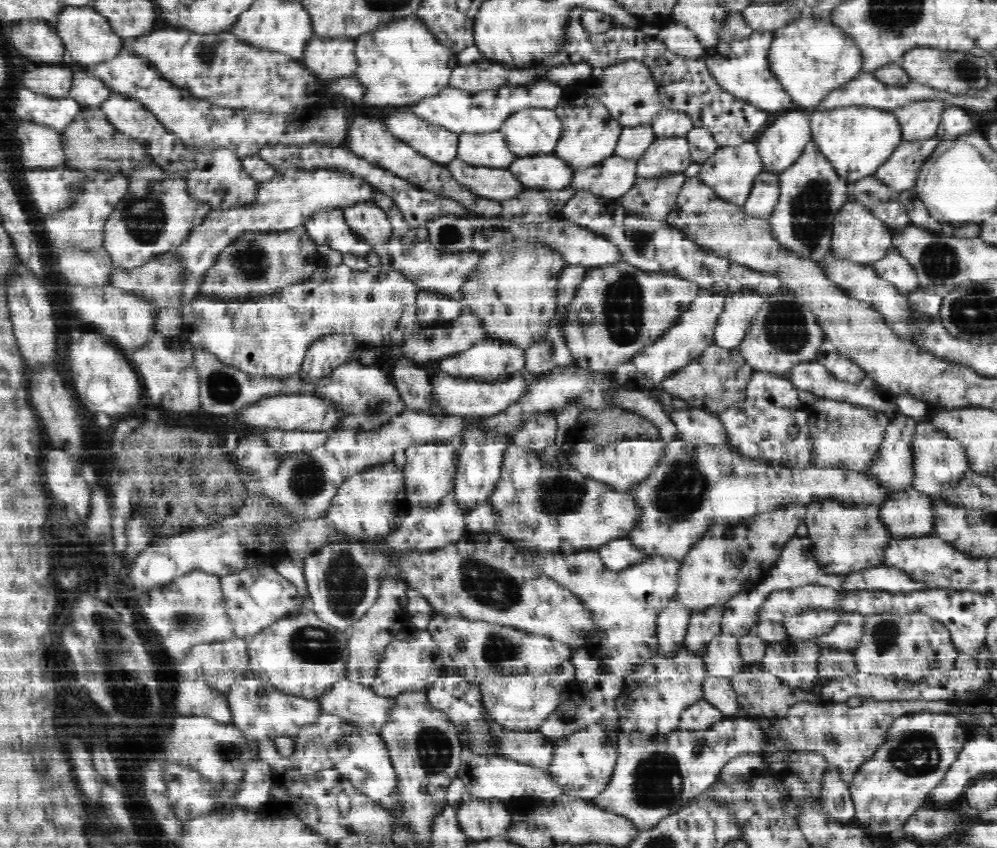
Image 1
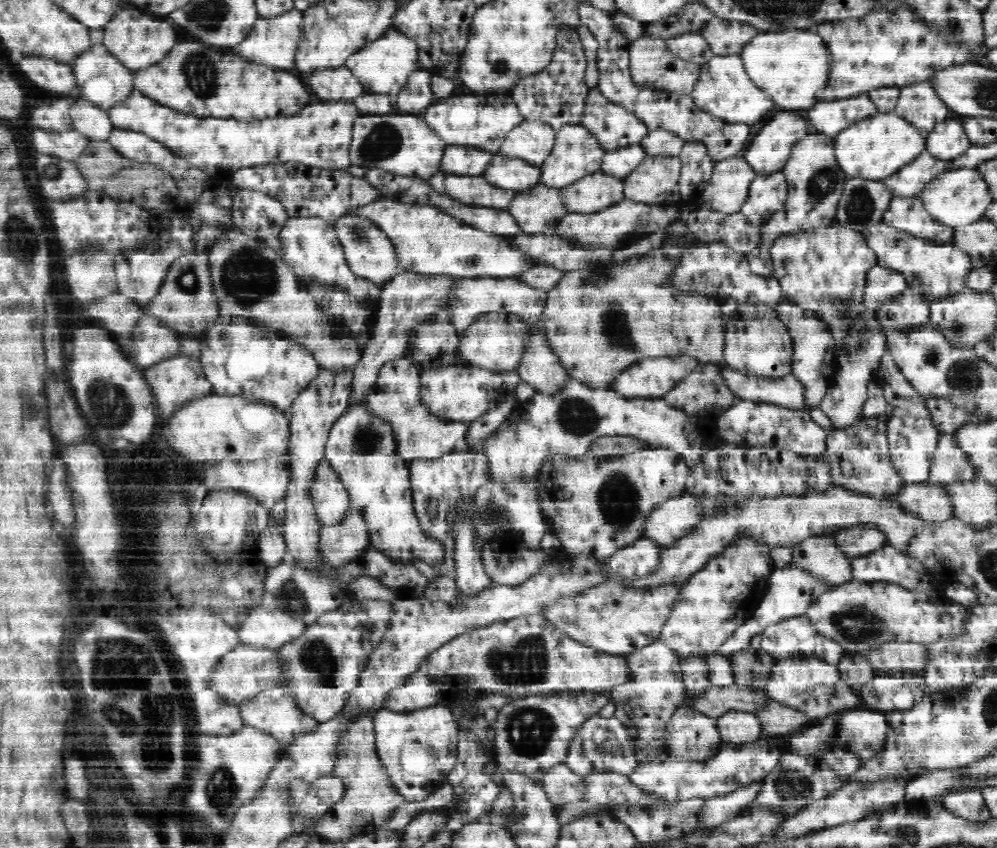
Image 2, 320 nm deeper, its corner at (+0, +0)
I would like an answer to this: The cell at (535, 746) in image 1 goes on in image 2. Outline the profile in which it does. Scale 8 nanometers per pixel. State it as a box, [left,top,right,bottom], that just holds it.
[542,762,586,807]

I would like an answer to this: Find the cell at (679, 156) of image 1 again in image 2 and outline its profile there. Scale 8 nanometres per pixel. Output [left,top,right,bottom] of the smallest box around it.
[622,155,682,206]

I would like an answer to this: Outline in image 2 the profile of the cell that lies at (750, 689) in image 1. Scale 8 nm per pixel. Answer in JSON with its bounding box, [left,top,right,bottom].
[757,698,809,737]

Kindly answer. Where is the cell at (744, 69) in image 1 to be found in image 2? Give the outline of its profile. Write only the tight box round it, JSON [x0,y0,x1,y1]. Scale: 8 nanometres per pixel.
[690,54,775,125]

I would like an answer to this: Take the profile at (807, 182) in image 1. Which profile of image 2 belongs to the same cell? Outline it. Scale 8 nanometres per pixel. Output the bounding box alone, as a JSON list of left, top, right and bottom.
[747,131,848,278]

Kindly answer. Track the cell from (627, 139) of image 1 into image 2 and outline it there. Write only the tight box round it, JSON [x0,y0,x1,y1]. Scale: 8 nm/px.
[601,143,646,180]

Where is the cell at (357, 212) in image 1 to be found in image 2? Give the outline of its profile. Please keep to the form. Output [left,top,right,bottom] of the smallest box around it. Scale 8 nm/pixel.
[333,214,401,286]

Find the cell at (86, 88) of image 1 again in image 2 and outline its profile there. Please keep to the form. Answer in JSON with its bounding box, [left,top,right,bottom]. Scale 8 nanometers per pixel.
[71,98,113,140]

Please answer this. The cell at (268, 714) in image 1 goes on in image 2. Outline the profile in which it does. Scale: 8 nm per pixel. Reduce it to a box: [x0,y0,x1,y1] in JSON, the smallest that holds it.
[239,686,320,747]

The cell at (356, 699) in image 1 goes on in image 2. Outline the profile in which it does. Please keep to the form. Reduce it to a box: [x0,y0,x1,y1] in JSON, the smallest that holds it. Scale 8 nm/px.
[373,705,460,802]

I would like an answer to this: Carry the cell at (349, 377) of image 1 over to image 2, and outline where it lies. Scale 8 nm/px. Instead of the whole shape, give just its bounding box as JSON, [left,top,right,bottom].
[324,399,444,564]

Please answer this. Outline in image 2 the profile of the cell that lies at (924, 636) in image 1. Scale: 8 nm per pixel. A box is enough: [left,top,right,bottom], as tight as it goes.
[861,670,927,713]

